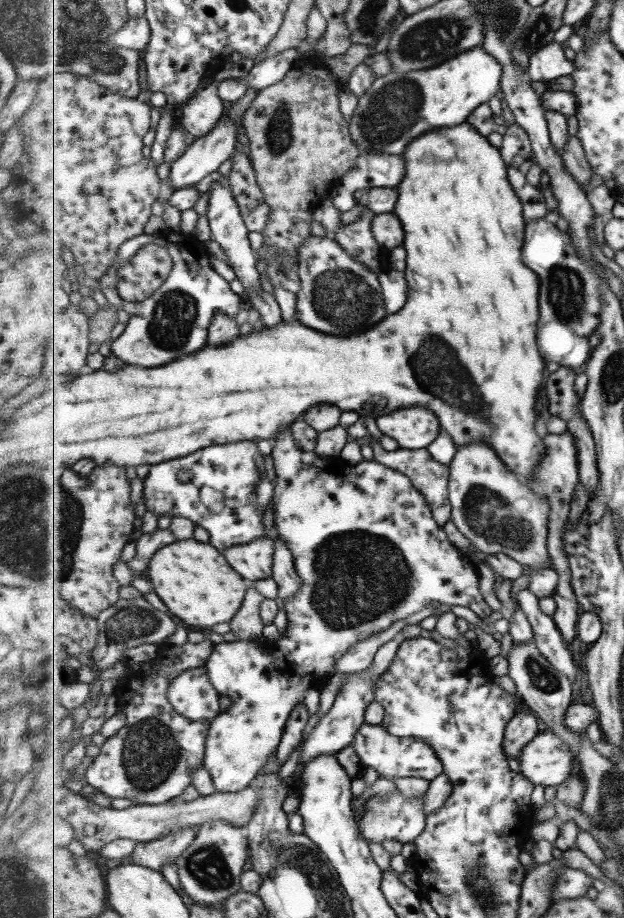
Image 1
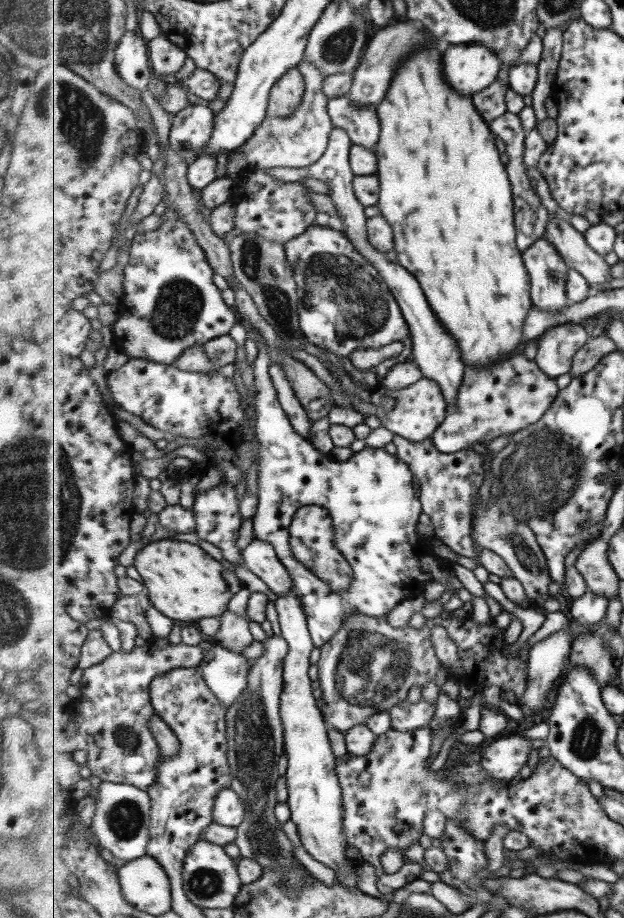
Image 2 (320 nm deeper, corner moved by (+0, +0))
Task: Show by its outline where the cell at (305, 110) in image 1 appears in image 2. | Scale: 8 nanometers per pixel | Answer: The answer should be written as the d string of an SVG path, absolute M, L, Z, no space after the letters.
M298 68L289 71L270 94L269 118L293 116L303 104L306 94L306 78Z

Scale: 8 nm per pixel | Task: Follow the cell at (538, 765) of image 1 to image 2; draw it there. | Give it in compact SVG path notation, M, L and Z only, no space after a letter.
M506 734L485 744L482 767L495 778L512 780L527 764L533 746L527 737Z

